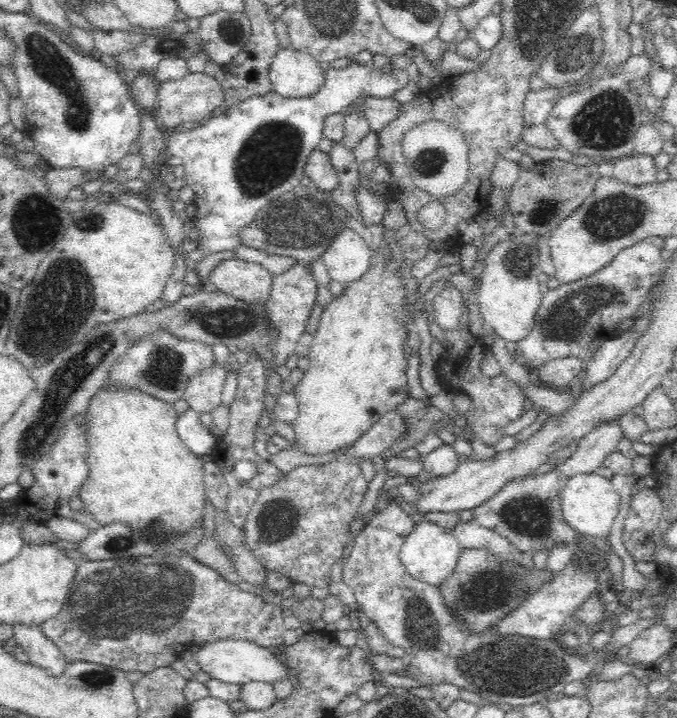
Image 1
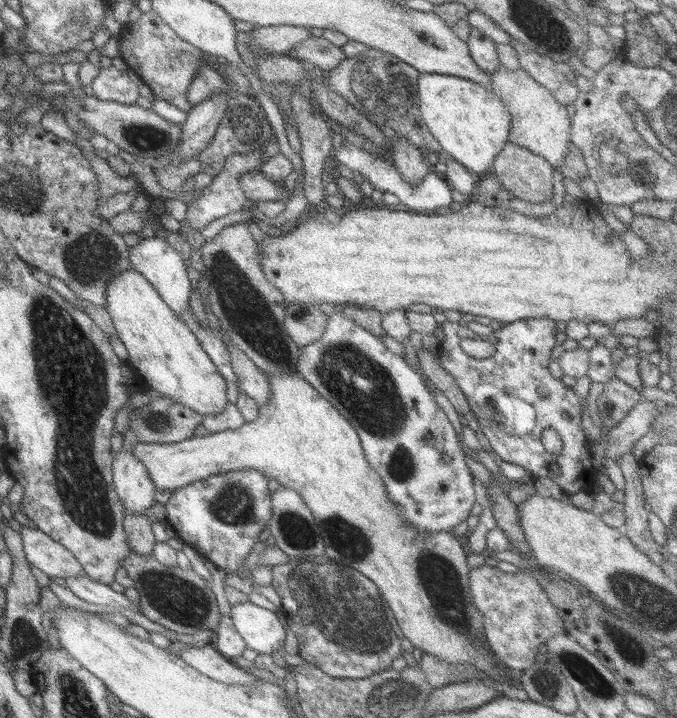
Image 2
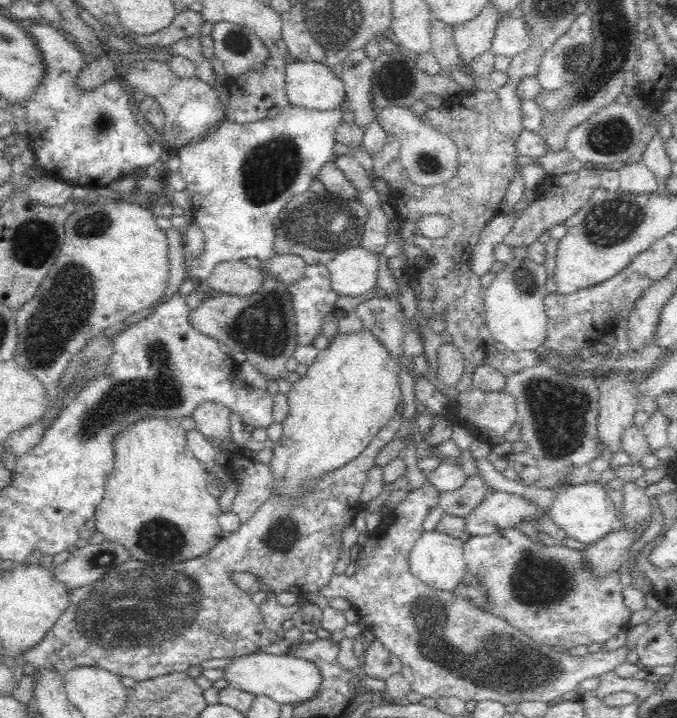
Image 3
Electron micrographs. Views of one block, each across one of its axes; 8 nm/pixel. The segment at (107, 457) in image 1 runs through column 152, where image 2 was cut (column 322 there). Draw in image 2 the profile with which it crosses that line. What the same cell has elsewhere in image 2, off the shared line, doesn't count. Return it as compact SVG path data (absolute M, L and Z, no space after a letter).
M267 373L270 397L258 407L259 412L251 422L244 422L235 430L191 436L176 443L137 443L131 454L145 467L149 479L159 492L171 493L191 482L203 480L222 472L255 470L267 480L275 480L281 488L297 492L315 520L324 547L324 557L339 564L351 566L368 578L376 587L384 604L389 608L401 636L428 654L449 666L470 664L479 672L494 674L508 670L491 651L483 634L481 616L471 604L468 585L464 537L455 537L451 531L425 534L405 526L405 520L391 506L385 496L381 478L368 466L356 430L325 398L295 374Z

